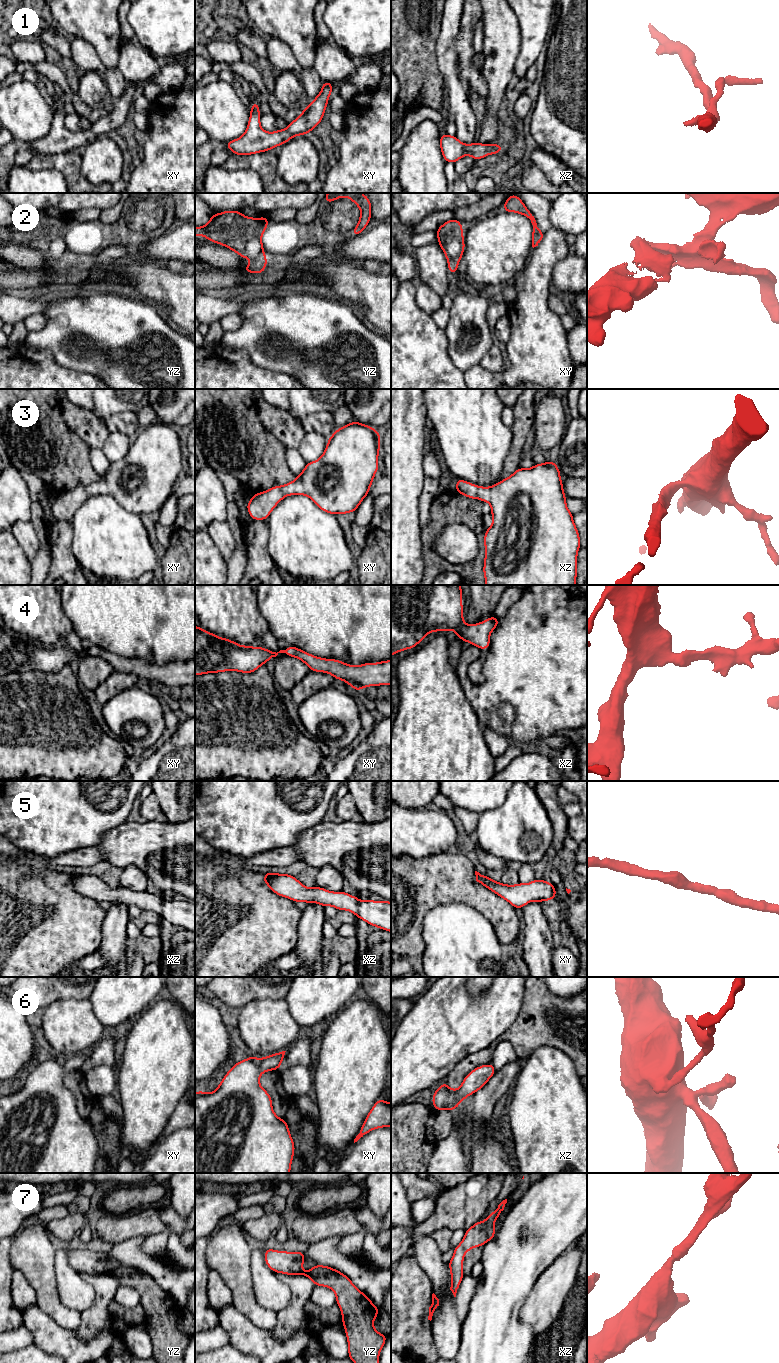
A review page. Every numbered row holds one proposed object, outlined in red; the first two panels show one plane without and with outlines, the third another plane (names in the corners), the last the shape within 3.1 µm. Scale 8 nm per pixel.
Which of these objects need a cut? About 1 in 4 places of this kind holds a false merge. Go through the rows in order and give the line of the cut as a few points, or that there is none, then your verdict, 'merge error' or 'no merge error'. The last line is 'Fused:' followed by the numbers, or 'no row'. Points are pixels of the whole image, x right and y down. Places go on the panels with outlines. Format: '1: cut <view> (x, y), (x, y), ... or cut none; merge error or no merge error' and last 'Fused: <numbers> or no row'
1: cut none; no merge error
2: cut none; no merge error
3: cut none; no merge error
4: cut none; no merge error
5: cut none; no merge error
6: cut none; no merge error
7: cut none; no merge error
Fused: no row

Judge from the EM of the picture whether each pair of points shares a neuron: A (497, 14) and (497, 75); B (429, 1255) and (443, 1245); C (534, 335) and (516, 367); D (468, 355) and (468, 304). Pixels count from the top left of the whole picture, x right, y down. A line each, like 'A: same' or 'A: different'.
A: same
B: different
C: same
D: same

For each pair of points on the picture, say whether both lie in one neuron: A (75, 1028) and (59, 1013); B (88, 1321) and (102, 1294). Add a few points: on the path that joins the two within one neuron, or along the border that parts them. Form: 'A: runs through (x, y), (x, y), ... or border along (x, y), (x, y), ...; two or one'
A: runs through (71, 1025), (63, 1017); one
B: runs through (95, 1314), (99, 1309), (101, 1301); one

